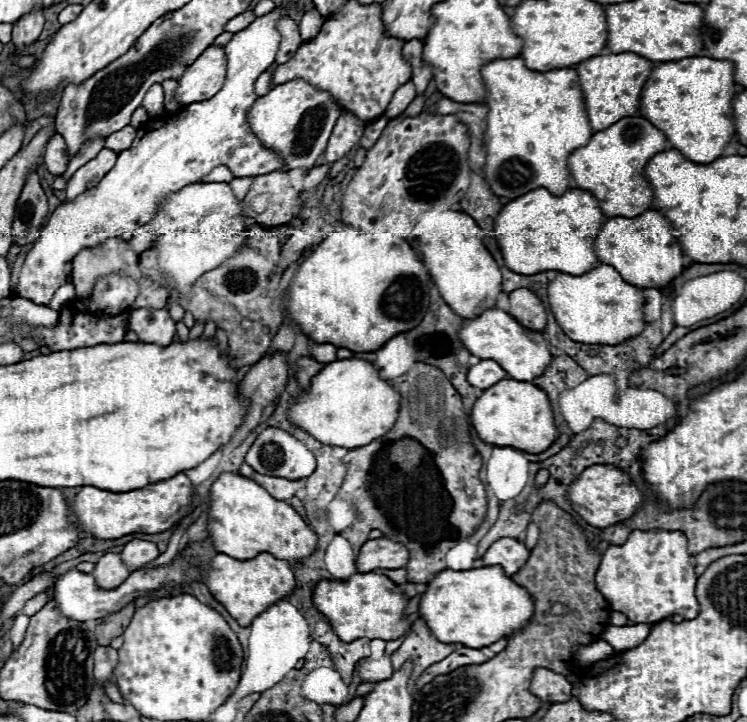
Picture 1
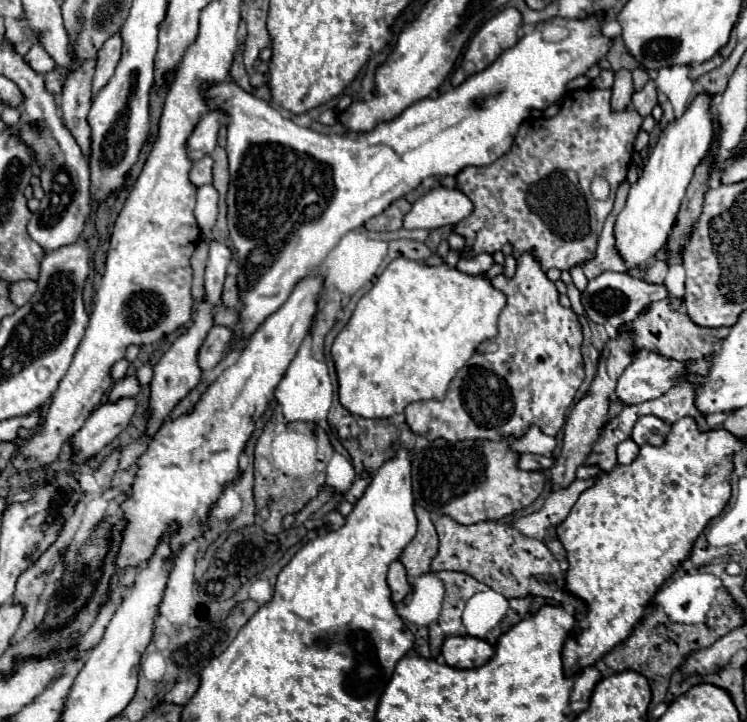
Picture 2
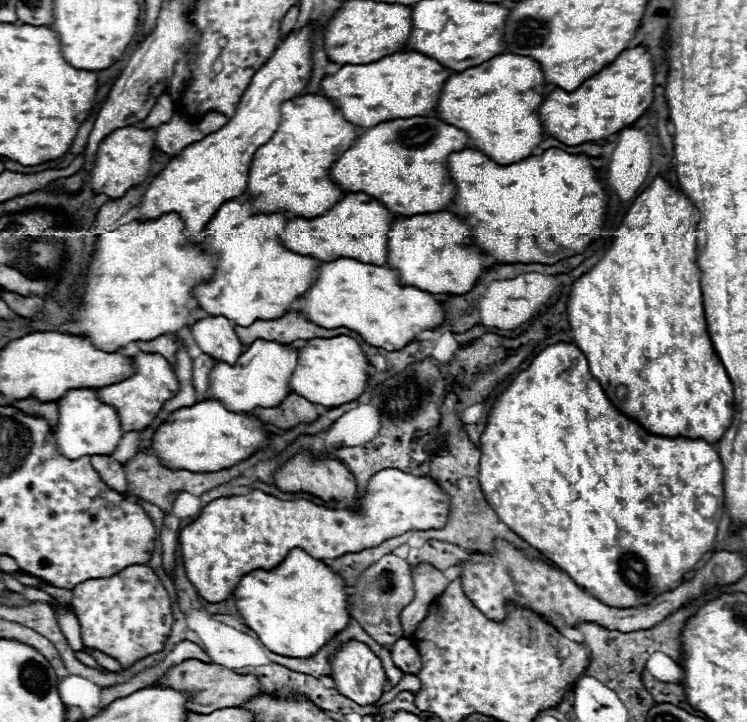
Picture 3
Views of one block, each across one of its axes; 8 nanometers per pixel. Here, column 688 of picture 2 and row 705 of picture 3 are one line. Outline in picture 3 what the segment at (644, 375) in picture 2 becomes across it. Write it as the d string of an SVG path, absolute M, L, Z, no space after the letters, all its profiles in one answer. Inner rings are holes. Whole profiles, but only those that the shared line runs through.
M348 640L346 644L342 644L332 656L330 656L330 666L332 666L332 672L330 672L330 678L334 680L336 684L336 690L350 698L352 702L358 702L360 706L366 706L366 704L376 704L384 692L384 682L386 682L386 674L384 674L384 668L382 668L382 662L380 658L364 644L364 642L358 642L358 640Z

